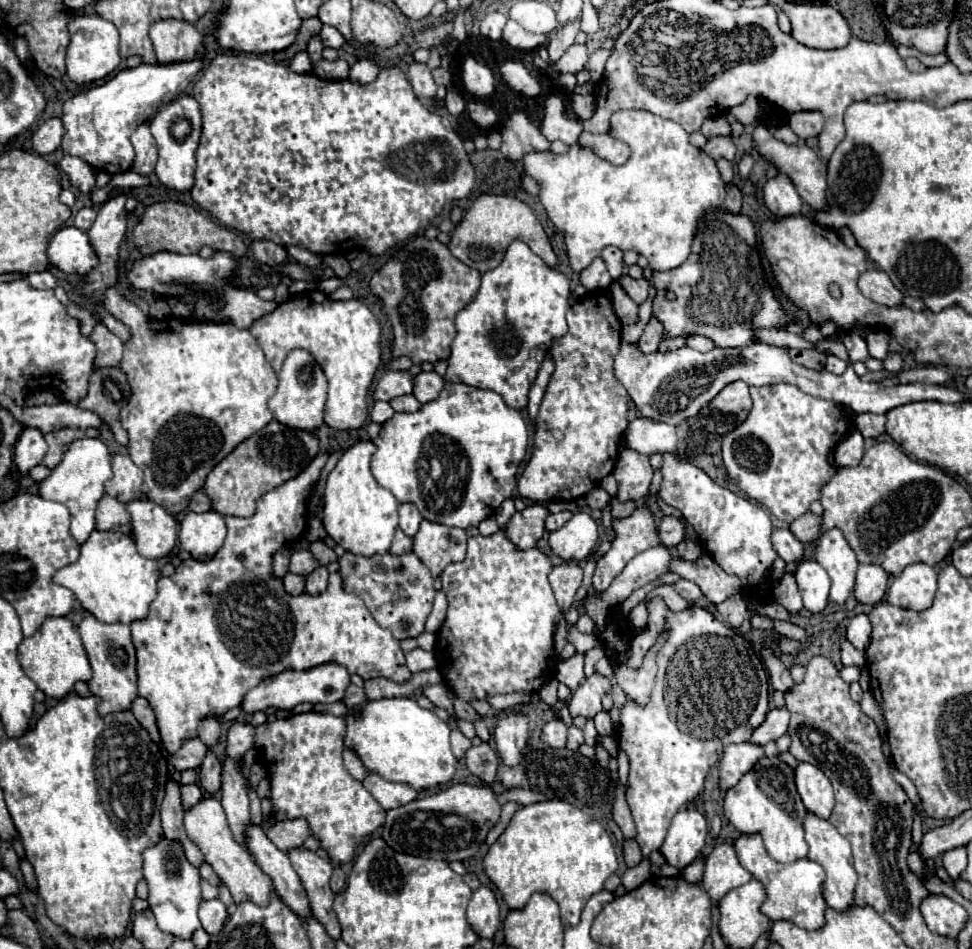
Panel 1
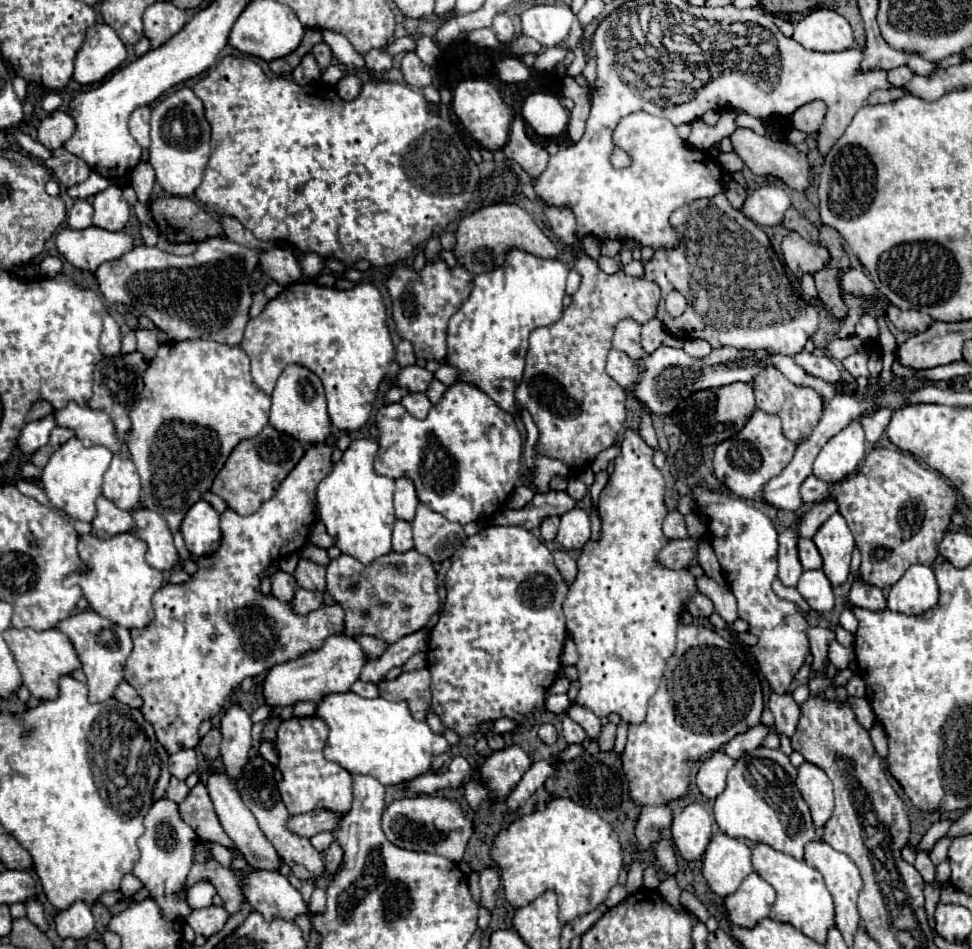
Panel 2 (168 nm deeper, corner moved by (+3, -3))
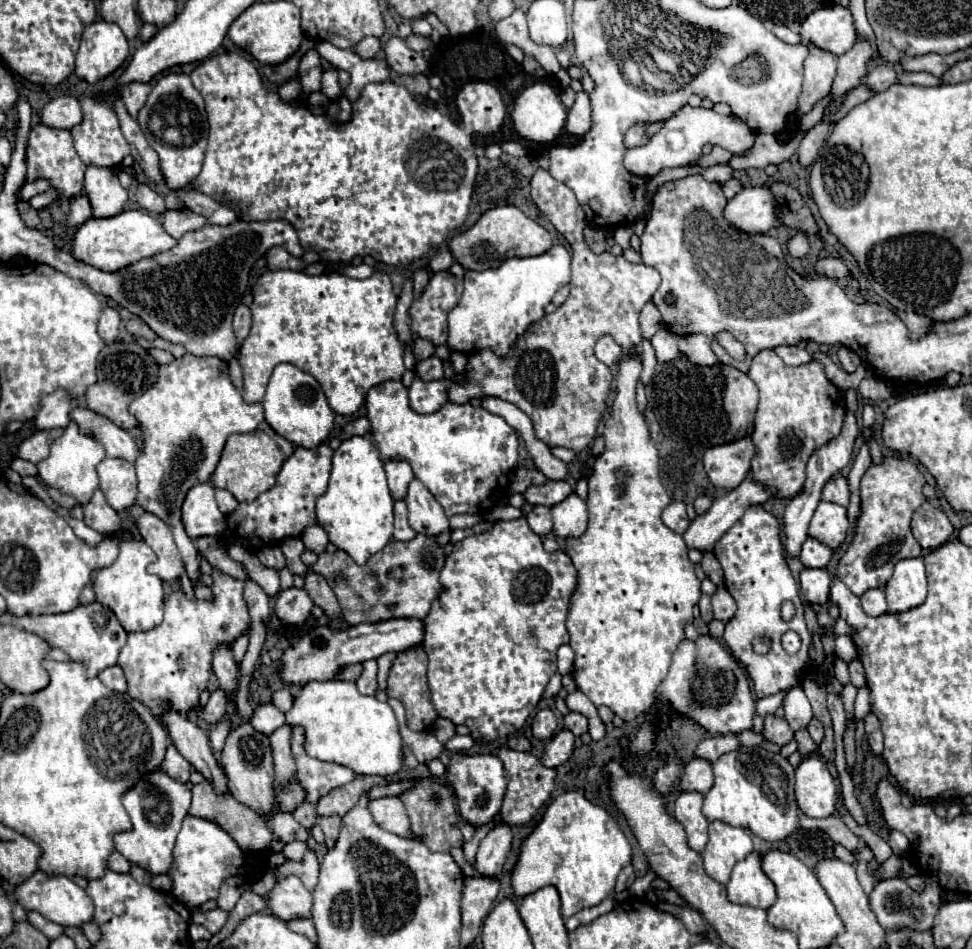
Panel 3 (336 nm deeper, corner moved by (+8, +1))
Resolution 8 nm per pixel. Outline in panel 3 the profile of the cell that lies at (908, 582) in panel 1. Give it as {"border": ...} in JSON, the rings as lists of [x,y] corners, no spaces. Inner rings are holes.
{"border":[[[923,558],[901,560],[885,586],[885,594],[889,612],[905,612],[923,604],[927,598],[927,578]]]}

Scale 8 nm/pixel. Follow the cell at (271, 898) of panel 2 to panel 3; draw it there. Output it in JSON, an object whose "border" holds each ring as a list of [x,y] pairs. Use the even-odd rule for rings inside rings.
{"border":[[[285,876],[281,878],[273,890],[265,896],[269,912],[283,920],[295,920],[295,918],[311,918],[311,902],[313,896],[297,876]]]}

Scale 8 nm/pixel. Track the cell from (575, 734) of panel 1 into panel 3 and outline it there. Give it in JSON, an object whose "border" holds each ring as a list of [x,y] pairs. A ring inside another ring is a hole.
{"border":[[[569,712],[565,718],[563,718],[563,728],[565,730],[571,730],[575,736],[581,736],[587,732],[587,718],[577,714],[577,712]]]}

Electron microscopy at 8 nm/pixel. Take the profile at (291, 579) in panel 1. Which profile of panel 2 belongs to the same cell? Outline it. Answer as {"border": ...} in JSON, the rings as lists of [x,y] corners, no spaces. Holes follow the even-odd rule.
{"border":[[[278,570],[270,576],[270,582],[272,582],[272,596],[274,598],[278,598],[280,602],[292,602],[296,586],[298,586],[294,576]]]}

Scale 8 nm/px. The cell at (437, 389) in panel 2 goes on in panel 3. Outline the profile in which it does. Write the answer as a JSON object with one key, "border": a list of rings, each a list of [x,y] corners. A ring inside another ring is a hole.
{"border":[[[535,170],[531,198],[571,246],[571,294],[553,314],[545,314],[539,322],[531,324],[513,344],[507,358],[497,358],[491,350],[473,354],[467,362],[465,384],[449,384],[449,400],[465,404],[471,398],[497,396],[525,412],[531,408],[531,420],[539,440],[549,446],[565,446],[581,452],[597,436],[597,428],[609,406],[613,382],[609,366],[593,354],[595,342],[609,334],[615,340],[641,344],[639,312],[653,298],[661,278],[655,268],[631,264],[623,256],[609,252],[593,254],[583,238],[587,220],[575,194],[551,178],[547,170]]]}

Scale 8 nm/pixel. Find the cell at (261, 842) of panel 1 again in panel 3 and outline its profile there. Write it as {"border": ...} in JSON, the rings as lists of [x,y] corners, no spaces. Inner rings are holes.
{"border":[[[167,712],[163,716],[163,722],[167,724],[169,736],[171,736],[175,748],[183,754],[183,758],[189,760],[195,766],[195,770],[201,772],[205,776],[205,780],[209,784],[213,784],[213,788],[217,788],[217,792],[227,794],[229,780],[225,780],[223,768],[219,766],[219,762],[213,756],[207,734],[199,726],[195,726],[189,718],[179,716],[175,712]]]}

